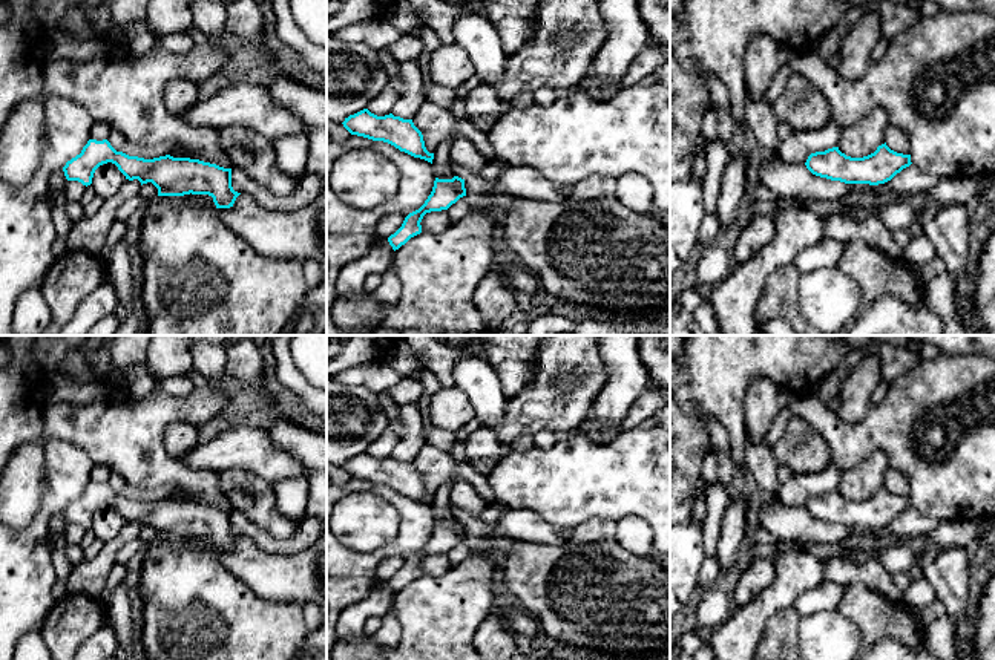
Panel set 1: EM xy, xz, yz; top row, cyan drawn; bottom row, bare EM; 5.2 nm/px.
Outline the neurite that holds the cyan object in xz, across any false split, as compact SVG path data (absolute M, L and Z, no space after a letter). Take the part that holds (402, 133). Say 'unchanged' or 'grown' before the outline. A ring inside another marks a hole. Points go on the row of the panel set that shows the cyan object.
unchanged; M363 109L345 118L342 124L351 135L388 142L400 152L432 164L434 153L426 150L423 135L414 126L412 119L403 119L392 113L377 116Z

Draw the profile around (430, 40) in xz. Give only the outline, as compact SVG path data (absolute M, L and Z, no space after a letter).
M423 28L422 35L419 38L422 40L425 51L428 52L434 52L443 44L438 35L428 28Z

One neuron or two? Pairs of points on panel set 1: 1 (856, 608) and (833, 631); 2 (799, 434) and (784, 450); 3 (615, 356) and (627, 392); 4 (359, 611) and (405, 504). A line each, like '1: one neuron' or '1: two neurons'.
1: two neurons
2: one neuron
3: one neuron
4: two neurons

